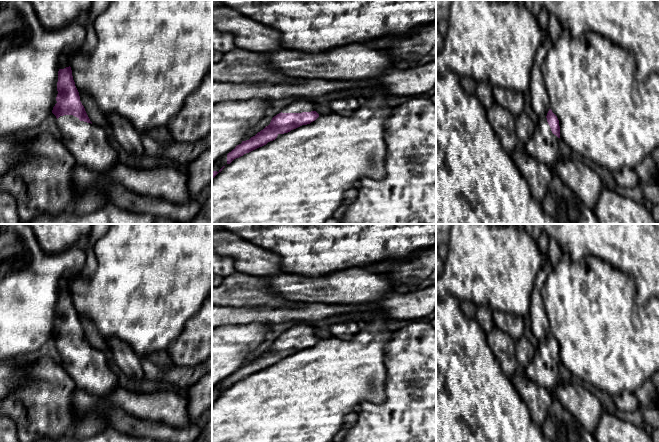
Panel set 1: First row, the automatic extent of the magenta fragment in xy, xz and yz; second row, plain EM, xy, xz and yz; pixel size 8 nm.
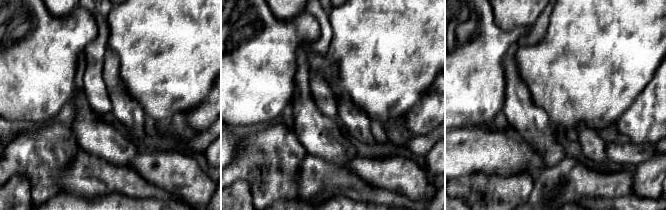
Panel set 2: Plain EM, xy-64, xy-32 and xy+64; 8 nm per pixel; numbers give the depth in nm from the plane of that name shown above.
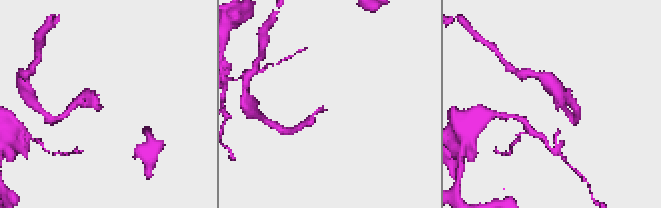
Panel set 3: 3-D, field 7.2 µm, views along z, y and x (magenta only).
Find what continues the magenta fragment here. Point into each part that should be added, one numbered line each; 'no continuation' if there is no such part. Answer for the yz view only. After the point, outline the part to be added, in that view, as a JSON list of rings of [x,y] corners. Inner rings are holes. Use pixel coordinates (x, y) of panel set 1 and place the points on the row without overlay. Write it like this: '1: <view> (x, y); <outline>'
1: yz (543, 369); [[[541,341],[534,349],[530,363],[523,370],[528,379],[545,388],[553,397],[559,383],[558,361],[554,359],[546,341]]]

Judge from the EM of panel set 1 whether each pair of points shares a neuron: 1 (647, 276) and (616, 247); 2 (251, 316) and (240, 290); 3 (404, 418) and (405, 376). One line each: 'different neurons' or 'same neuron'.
1: same neuron
2: different neurons
3: same neuron

